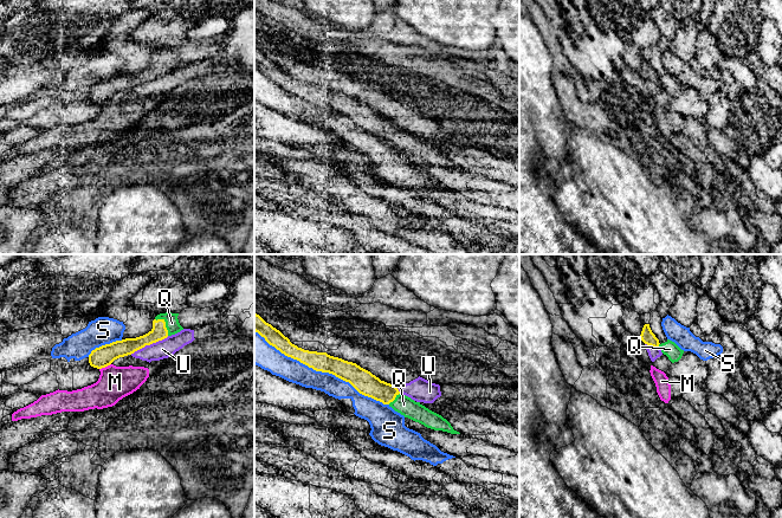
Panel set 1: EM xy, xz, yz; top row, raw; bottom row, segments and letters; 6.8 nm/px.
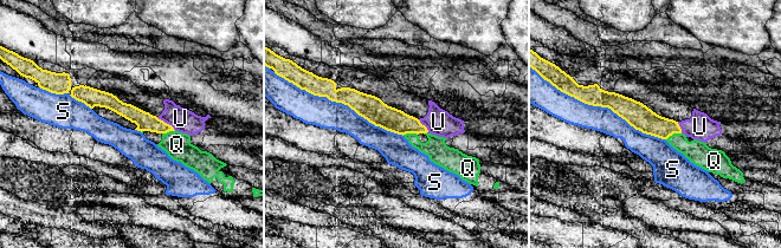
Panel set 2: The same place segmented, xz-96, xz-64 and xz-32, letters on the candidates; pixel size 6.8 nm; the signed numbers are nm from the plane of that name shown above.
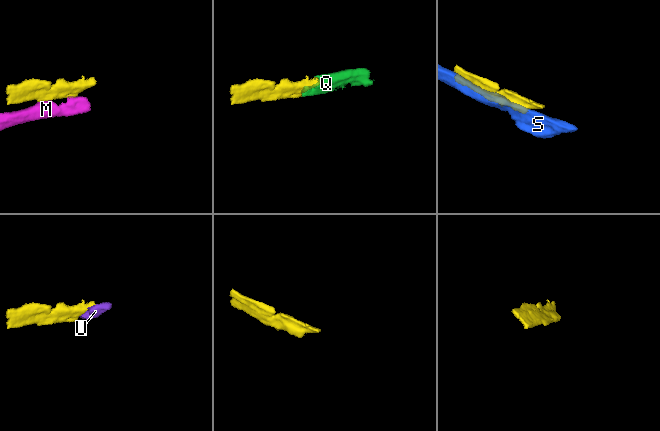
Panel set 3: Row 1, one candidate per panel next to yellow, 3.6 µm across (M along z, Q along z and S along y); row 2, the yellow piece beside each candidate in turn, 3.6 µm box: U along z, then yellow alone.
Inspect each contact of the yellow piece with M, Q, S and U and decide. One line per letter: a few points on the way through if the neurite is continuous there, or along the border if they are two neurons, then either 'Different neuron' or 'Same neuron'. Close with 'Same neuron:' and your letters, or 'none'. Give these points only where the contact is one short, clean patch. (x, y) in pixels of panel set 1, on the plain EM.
M: Different neuron
Q: Path across: xy (159, 66), (165, 59), (172, 58). Same neuron
S: Different neuron
U: Boundary: xy (168, 71), (146, 79), (130, 89). Different neuron
Same neuron: Q

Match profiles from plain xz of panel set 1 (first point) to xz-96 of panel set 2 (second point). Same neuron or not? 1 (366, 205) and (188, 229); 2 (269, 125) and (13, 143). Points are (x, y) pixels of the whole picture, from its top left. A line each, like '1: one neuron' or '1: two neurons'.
1: one neuron
2: two neurons

